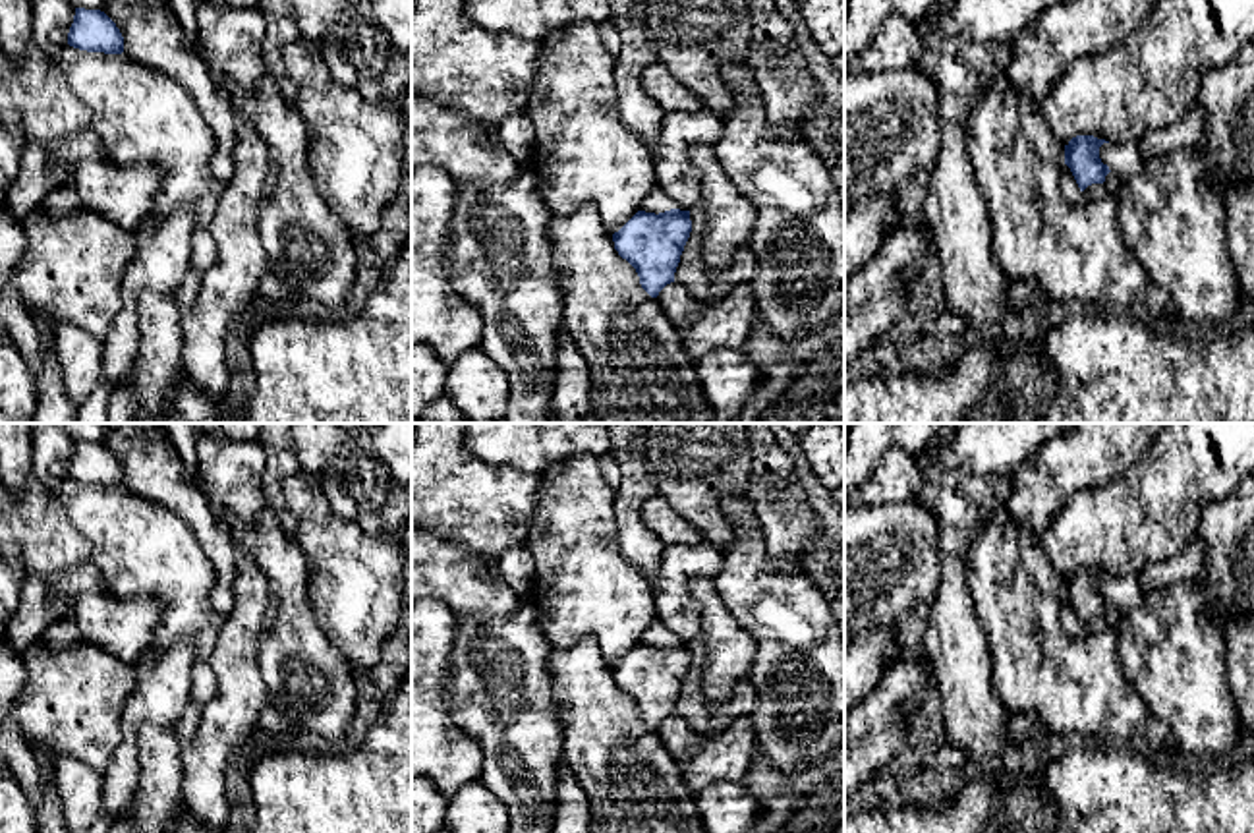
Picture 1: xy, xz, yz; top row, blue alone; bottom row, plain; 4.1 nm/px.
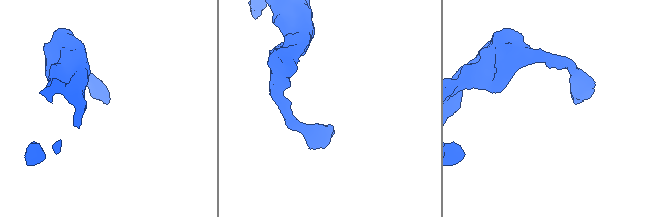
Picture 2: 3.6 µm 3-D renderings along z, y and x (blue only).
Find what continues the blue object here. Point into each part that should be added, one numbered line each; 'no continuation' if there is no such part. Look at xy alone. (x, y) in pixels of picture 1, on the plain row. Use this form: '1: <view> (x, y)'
no continuation

